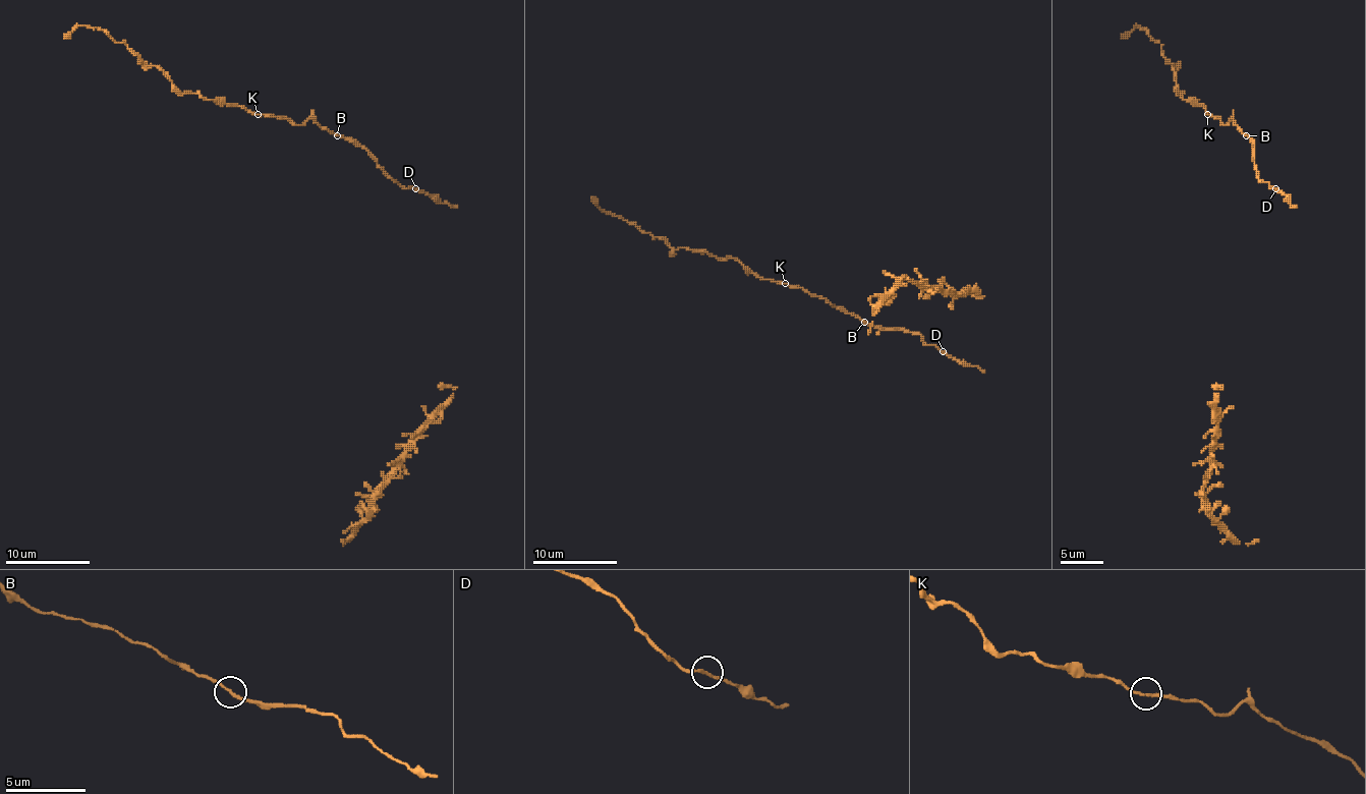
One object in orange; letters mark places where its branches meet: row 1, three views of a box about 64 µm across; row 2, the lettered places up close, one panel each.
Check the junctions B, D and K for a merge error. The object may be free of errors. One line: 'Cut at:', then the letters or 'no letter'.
Cut at: no letter

